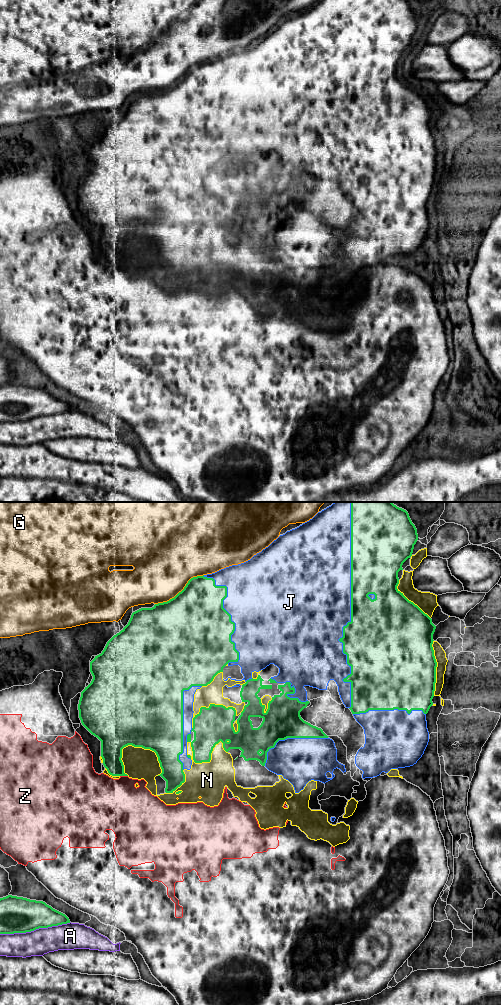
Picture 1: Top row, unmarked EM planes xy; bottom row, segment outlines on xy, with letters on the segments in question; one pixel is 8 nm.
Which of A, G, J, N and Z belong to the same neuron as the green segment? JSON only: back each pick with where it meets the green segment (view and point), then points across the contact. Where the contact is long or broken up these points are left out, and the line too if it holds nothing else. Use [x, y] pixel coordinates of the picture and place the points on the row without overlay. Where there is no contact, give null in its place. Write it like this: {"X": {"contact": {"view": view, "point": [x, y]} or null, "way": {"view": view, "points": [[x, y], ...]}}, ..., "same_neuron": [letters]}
{"J": {"contact": {"view": "xy", "point": [351, 101]}}, "N": {"contact": {"view": "xy", "point": [148, 236]}}, "same_neuron": ["J", "N"]}

